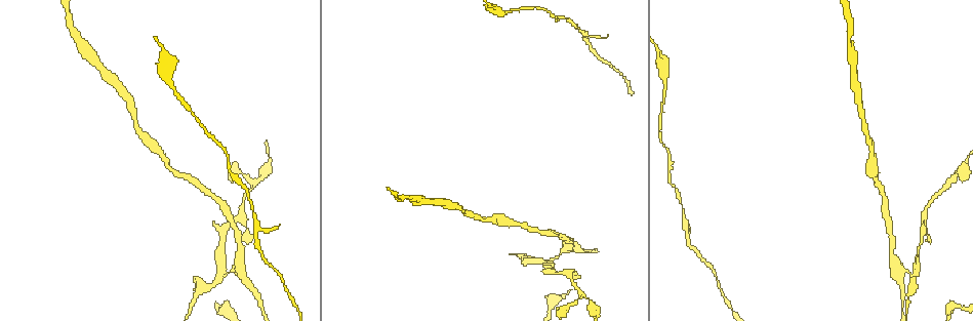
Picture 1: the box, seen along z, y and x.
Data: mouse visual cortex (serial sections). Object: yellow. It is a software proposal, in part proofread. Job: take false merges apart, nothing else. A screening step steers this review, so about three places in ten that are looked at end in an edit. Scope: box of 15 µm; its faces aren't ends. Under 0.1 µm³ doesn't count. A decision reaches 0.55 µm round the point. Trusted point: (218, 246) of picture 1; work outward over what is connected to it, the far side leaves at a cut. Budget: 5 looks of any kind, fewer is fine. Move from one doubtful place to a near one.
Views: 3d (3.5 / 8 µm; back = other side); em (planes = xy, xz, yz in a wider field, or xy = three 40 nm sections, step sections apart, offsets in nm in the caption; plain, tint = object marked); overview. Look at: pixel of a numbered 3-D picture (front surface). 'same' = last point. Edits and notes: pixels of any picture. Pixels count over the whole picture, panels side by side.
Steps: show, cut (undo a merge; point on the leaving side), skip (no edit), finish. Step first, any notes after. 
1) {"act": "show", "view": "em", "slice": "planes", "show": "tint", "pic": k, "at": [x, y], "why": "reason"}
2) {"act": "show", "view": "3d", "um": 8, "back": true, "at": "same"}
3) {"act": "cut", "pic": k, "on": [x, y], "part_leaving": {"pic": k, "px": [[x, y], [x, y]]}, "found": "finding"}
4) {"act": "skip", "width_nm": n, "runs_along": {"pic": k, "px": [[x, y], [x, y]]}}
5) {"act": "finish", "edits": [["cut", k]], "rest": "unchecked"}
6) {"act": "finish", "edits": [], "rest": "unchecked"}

{"act": "show", "view": "3d", "um": 8, "pic": 1, "at": [219, 275]}

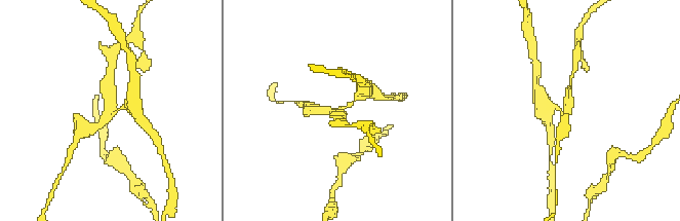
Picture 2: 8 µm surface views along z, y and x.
{"act": "show", "view": "em", "slice": "xy", "step": 3, "show": "tint", "pic": 2, "at": [566, 110], "arms": 3, "arm_widths_nm": [150, 150, 250], "why": "now the EM"}

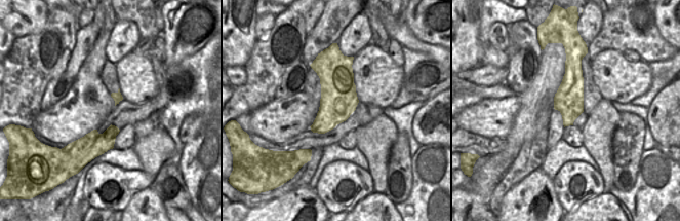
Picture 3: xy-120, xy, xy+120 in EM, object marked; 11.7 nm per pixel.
{"act": "cut", "pic": 2, "on": [552, 107], "width_nm": 440, "part_leaving": {"pic": 2, "px": [[563, 114], [546, 106], [540, 94]]}, "found": "two cells meet here"}

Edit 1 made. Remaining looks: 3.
{"act": "show", "view": "overview", "why": "redraw"}

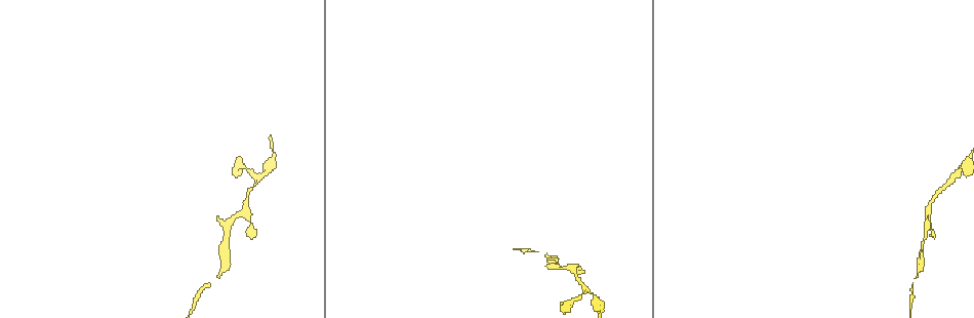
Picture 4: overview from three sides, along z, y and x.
{"act": "show", "view": "3d", "um": 3.5, "pic": 4, "at": [588, 291], "why": "branch point"}

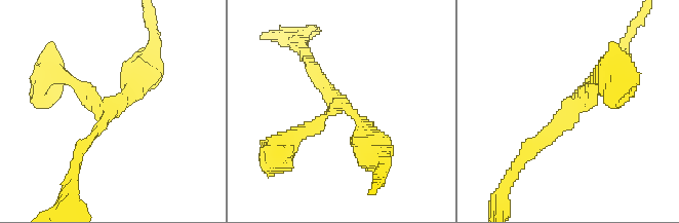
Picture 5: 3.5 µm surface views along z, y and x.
{"act": "show", "view": "em", "slice": "xy", "step": 5, "show": "tint", "pic": 5, "at": [336, 102], "arms": 3, "arm_widths_nm": [200, 200, 300]}

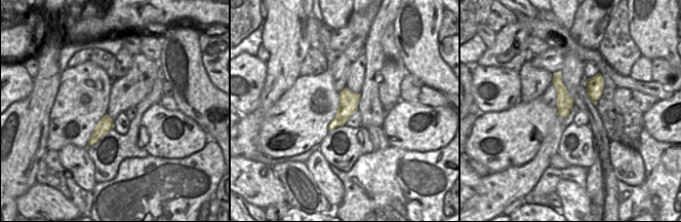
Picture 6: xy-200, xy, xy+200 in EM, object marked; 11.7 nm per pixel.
{"act": "skip", "runs_along": {"pic": 5, "px": [[525, 154], [612, 72]]}, "found": "all the same cell"}

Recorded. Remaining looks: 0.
{"act": "finish", "edits": [["cut", 2]], "rest": "unchecked"}

